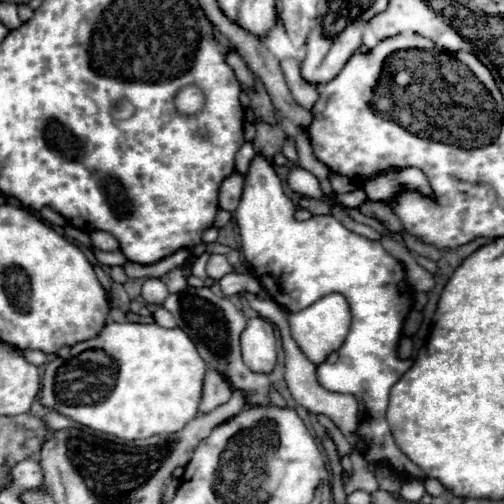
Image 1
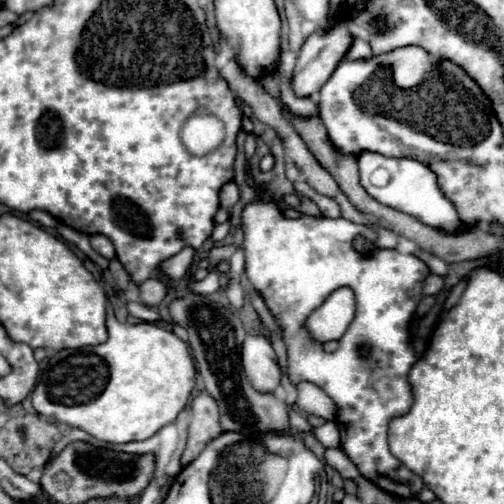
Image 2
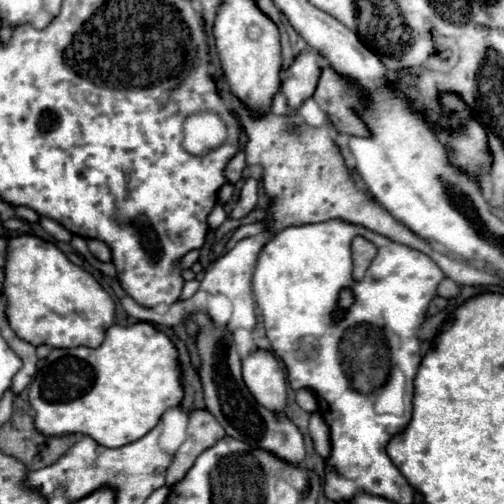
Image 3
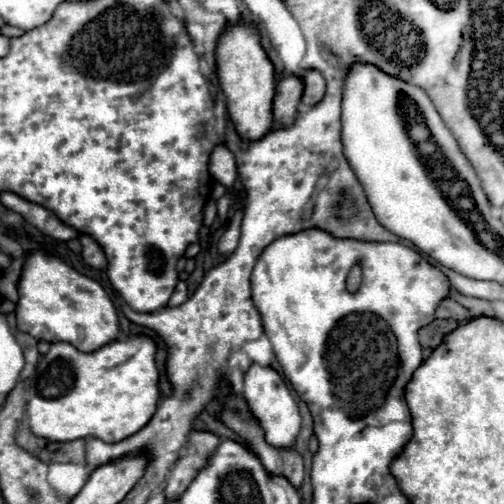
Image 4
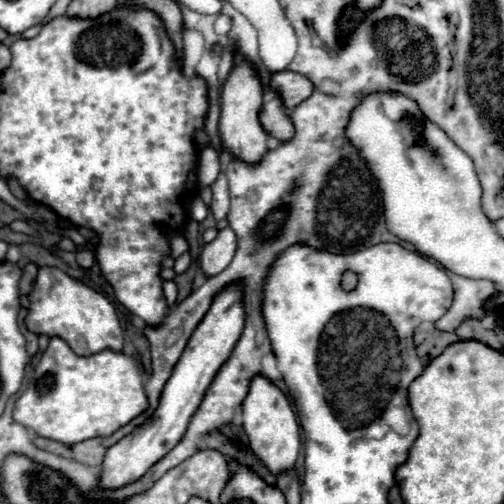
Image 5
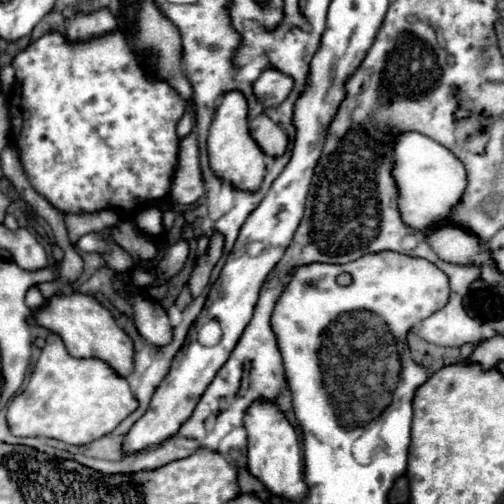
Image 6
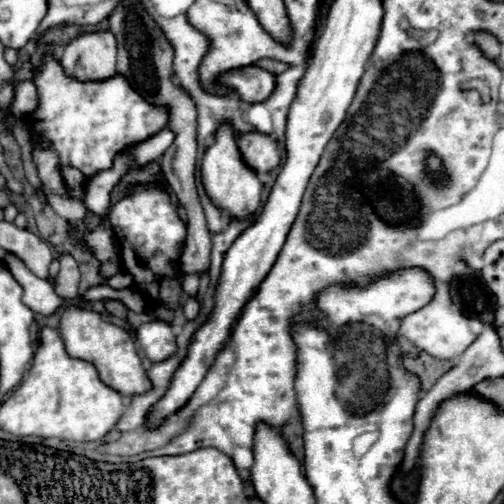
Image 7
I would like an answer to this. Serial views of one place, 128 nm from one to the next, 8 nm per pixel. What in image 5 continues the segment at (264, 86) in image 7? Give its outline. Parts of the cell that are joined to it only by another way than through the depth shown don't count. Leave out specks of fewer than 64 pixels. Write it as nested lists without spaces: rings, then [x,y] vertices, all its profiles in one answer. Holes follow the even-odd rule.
[[[290,70],[276,72],[272,76],[272,86],[280,92],[288,112],[292,112],[292,108],[296,108],[314,92],[314,84],[304,74],[290,72]]]

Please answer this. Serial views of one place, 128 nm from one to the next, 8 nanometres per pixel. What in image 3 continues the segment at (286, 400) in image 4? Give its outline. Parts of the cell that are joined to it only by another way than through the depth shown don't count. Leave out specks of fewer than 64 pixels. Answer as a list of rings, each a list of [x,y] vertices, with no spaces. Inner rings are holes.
[[[258,348],[250,352],[242,360],[242,376],[258,404],[286,414],[286,374],[270,350]]]

